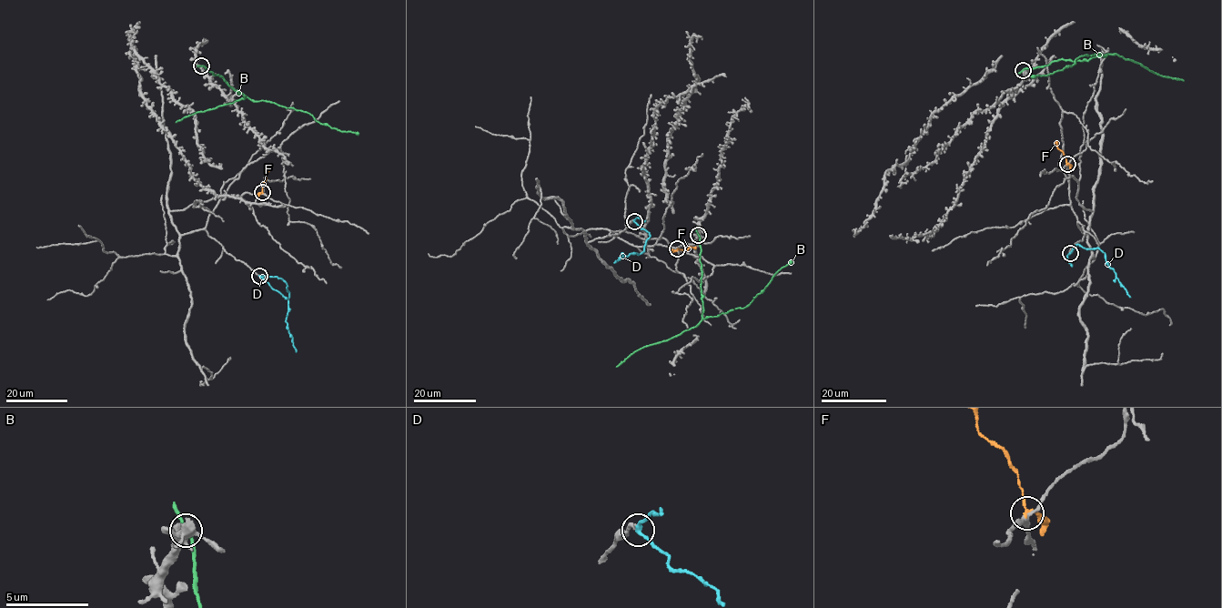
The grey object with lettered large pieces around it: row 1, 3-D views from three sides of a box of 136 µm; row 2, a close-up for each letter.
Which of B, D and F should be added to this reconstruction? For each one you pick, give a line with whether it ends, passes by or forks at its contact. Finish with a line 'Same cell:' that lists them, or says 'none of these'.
D: it passes by
Same cell: D

